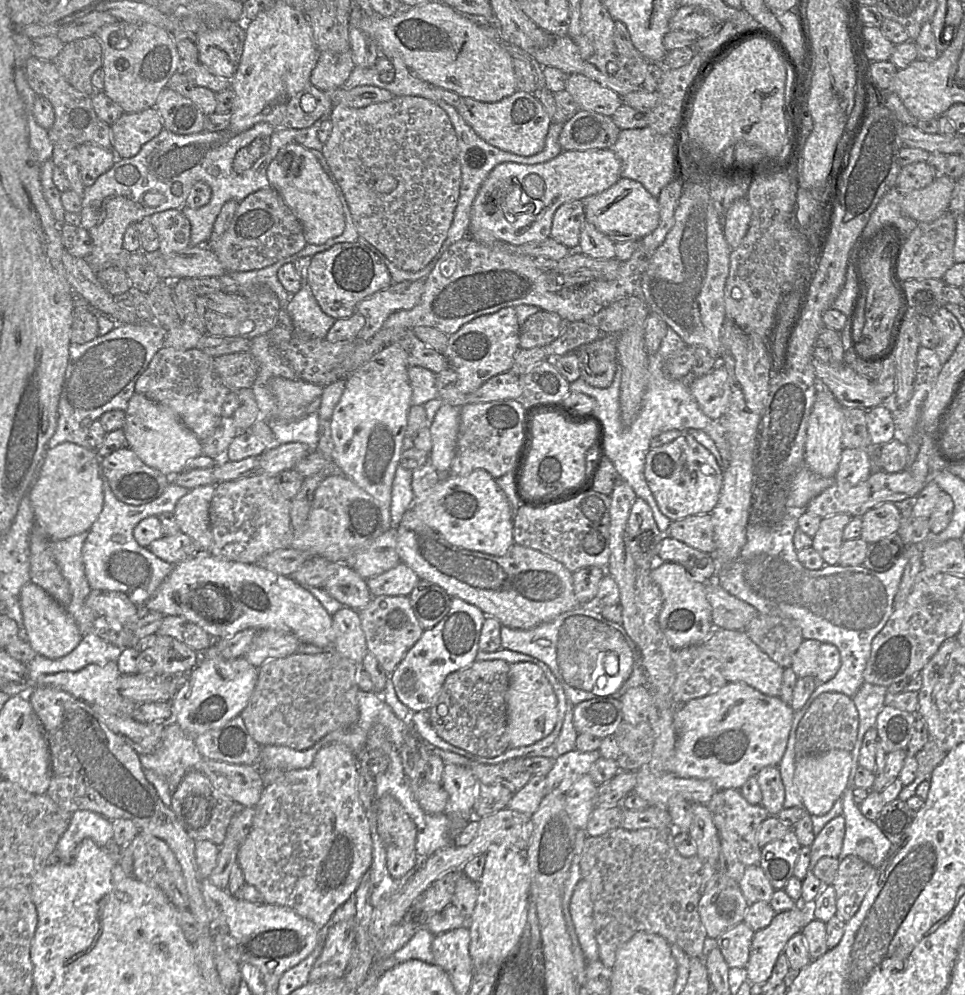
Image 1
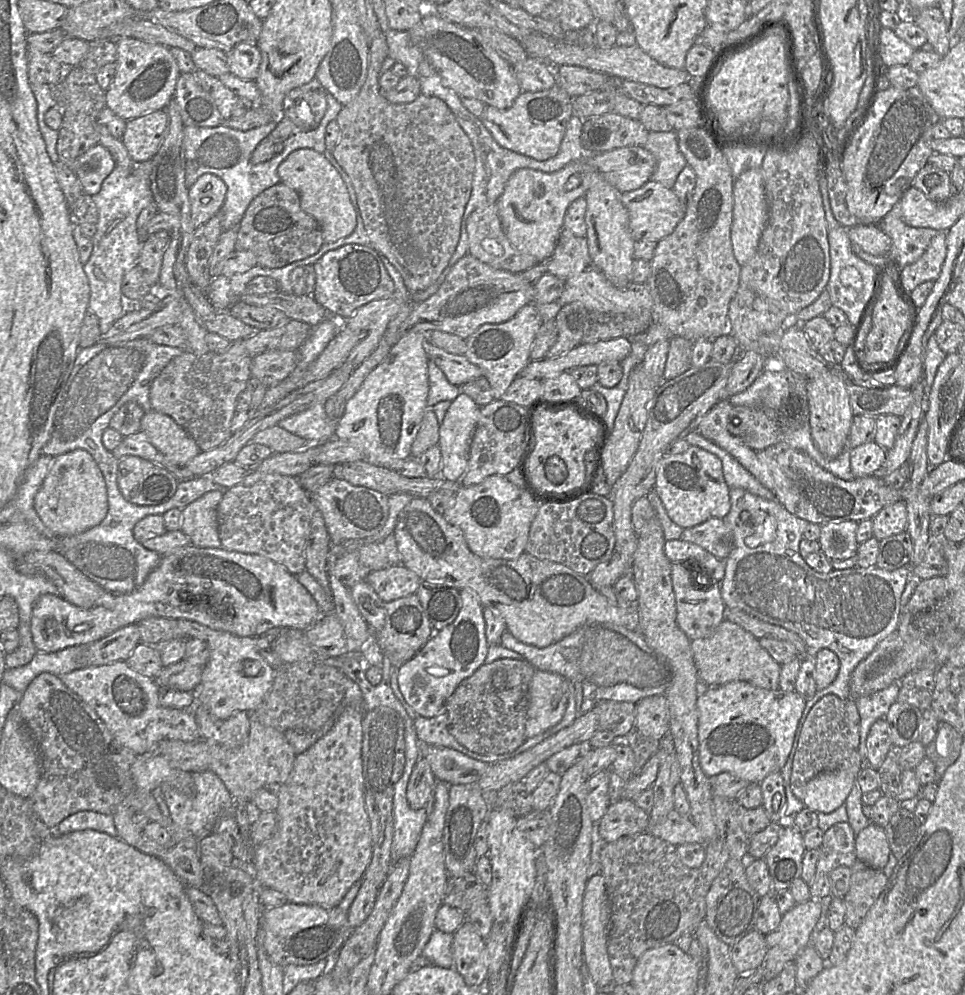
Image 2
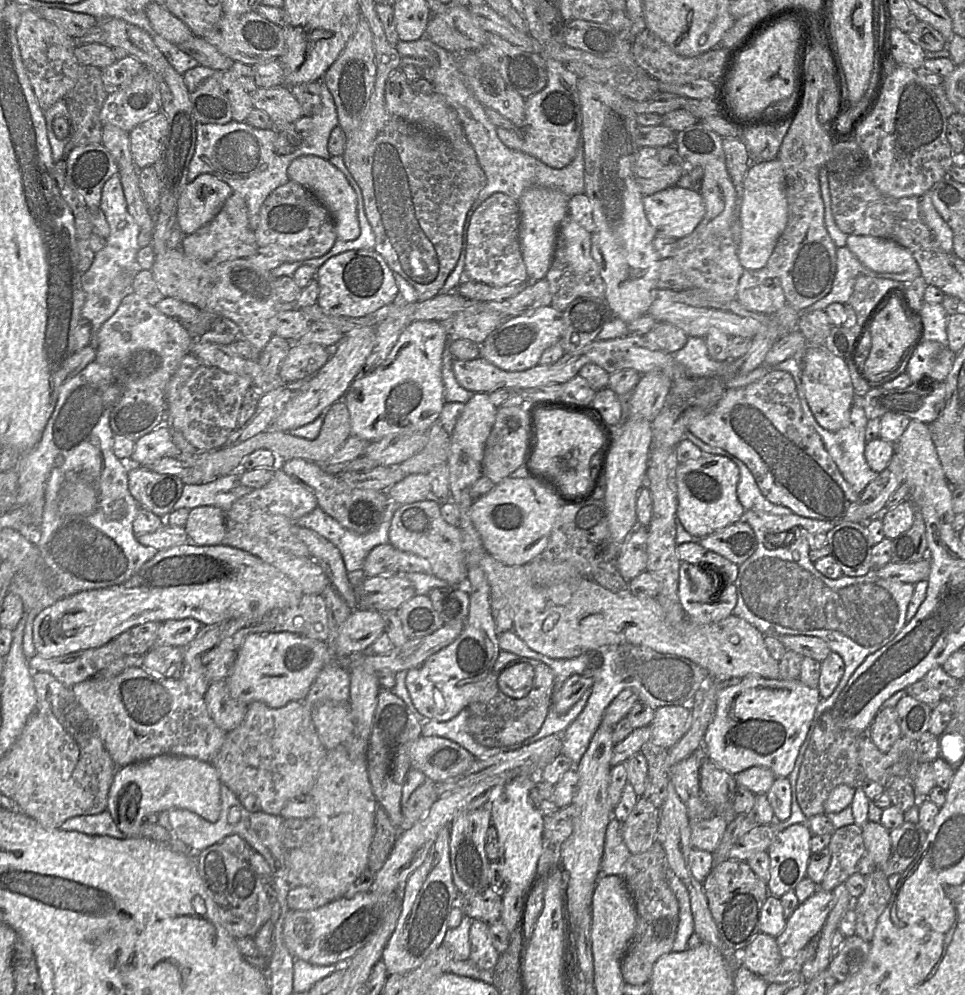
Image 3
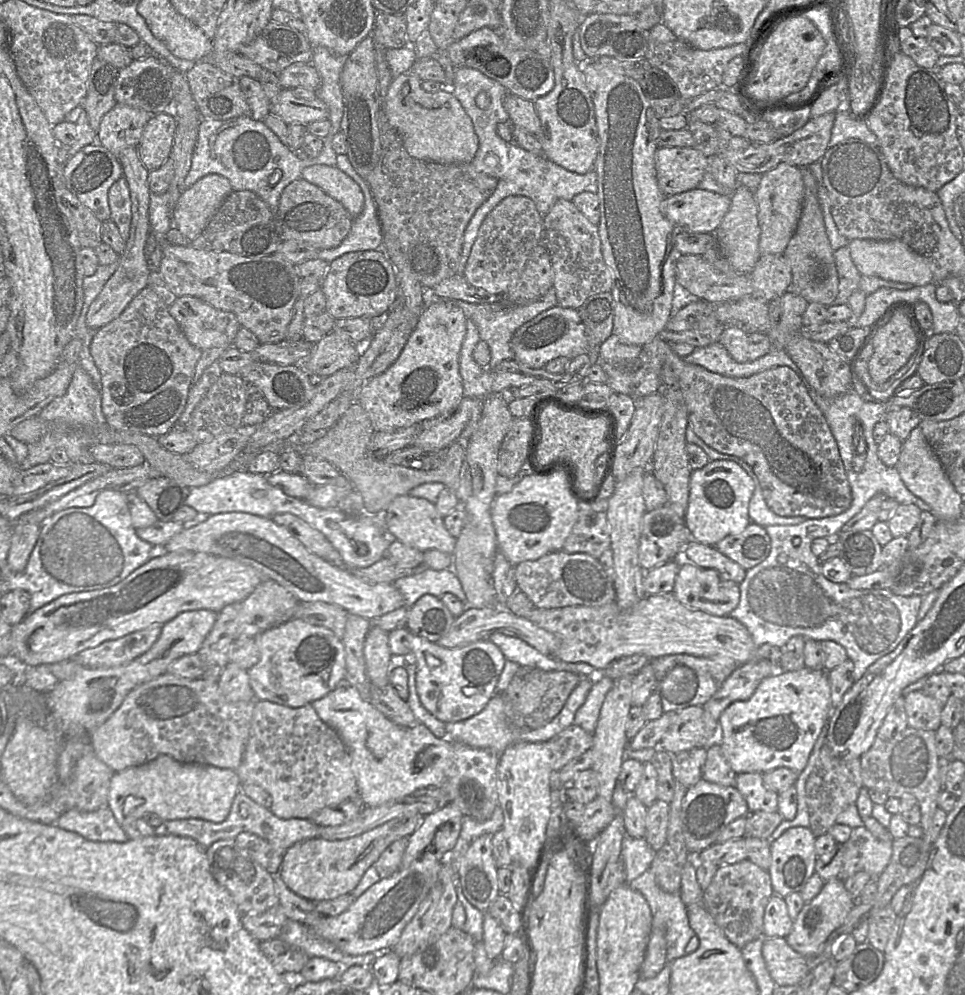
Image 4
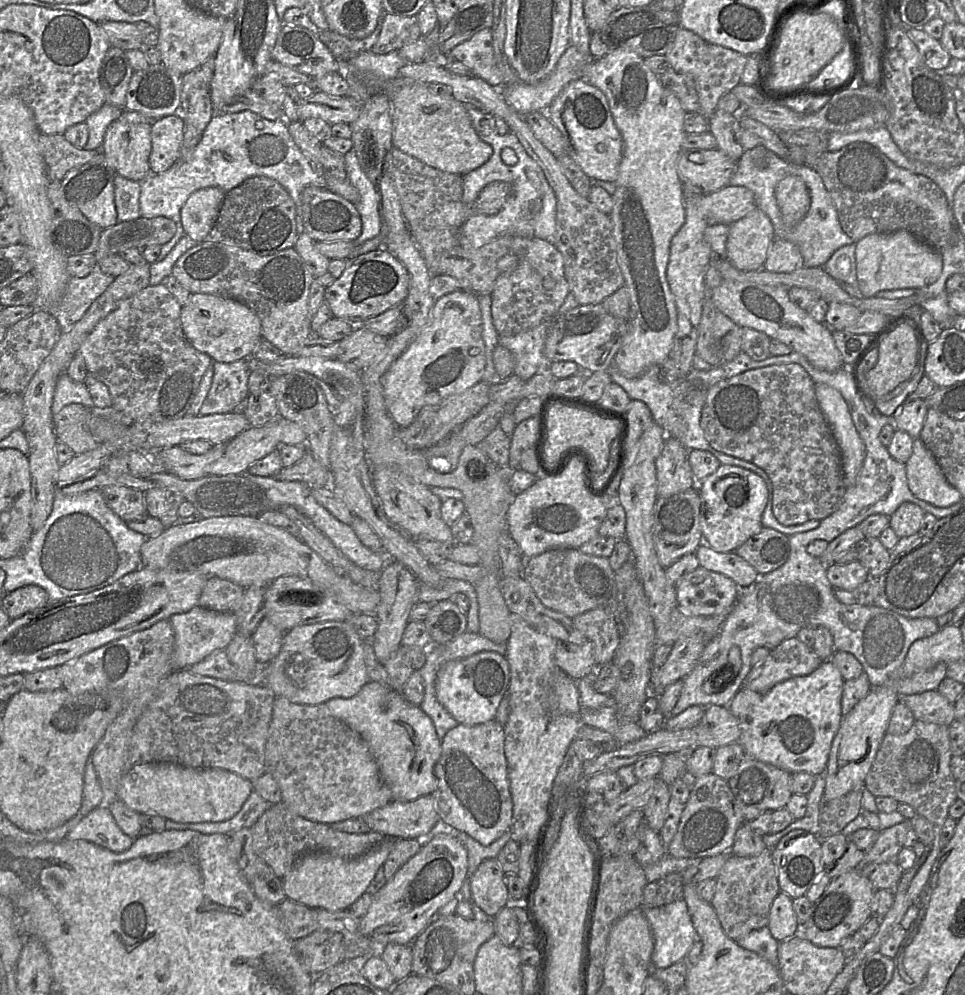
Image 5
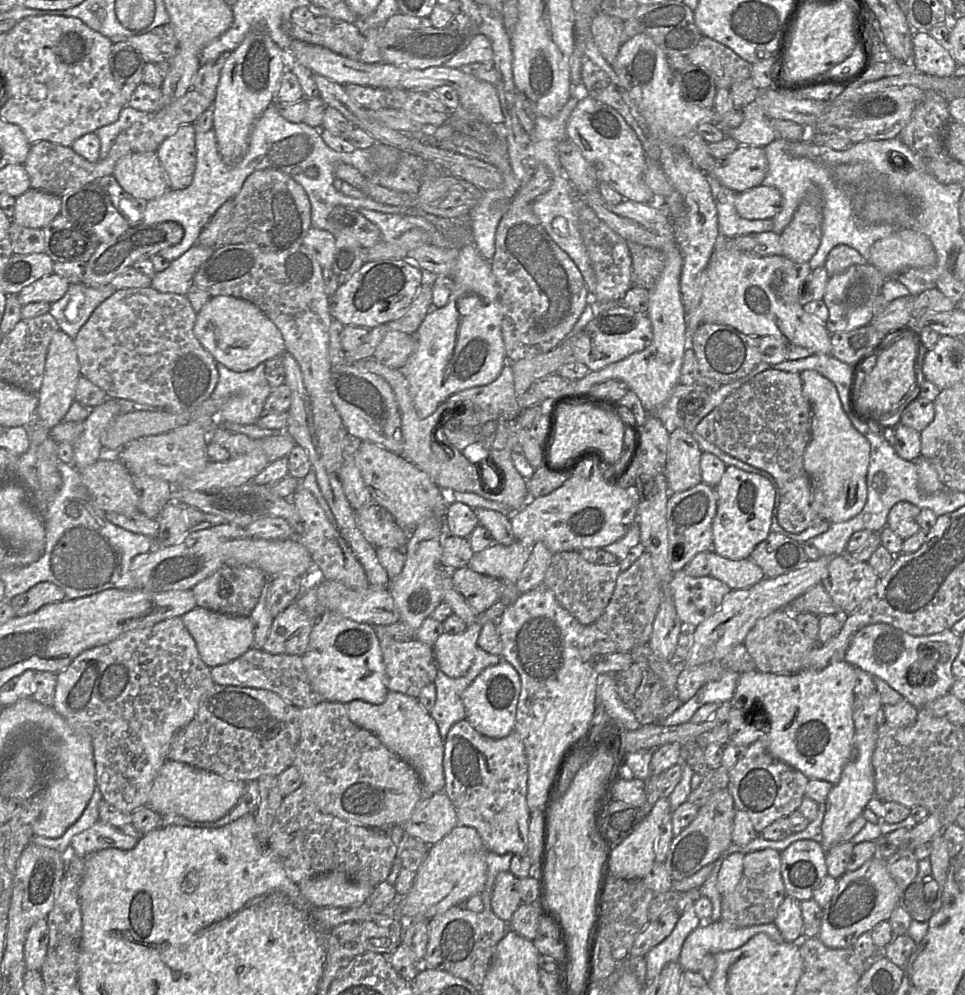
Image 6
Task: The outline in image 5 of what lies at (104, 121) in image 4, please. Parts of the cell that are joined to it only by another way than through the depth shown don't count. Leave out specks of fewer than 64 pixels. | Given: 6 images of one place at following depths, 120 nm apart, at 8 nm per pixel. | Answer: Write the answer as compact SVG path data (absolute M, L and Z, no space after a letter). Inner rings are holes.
M116 120L104 135L101 152L118 175L142 181L151 174L151 125Z

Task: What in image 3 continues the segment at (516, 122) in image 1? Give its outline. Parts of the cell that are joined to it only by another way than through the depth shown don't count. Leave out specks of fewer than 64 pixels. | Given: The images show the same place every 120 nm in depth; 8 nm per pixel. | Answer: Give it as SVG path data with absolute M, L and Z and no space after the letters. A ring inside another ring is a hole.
M550 57L544 59L546 62L548 81L540 92L525 99L524 126L515 130L506 130L497 127L496 132L499 139L508 148L531 155L551 168L561 169L572 162L578 146L582 144L582 117L577 87L579 78L573 72L567 70L565 64Z

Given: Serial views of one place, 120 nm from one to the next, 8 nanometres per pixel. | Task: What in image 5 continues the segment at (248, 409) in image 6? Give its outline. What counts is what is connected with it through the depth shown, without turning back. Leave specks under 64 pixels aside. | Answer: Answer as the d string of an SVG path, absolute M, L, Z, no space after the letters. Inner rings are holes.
M248 358L230 363L213 361L212 365L211 387L200 407L199 416L239 411L241 406L245 408L251 373Z

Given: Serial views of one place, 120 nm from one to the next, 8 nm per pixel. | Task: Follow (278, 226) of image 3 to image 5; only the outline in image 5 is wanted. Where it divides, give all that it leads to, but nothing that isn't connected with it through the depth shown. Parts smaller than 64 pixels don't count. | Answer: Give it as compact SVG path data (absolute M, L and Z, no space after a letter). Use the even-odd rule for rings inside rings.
M306 186L301 193L301 215L297 214L300 233L318 241L354 241L361 233L362 222L354 203L327 188Z

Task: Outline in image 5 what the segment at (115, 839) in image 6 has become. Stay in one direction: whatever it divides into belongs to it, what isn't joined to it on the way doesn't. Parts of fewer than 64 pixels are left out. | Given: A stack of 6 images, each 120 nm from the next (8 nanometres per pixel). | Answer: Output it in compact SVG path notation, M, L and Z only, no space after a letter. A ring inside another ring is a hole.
M103 805L82 818L65 839L89 841L116 853L128 850L134 842L117 825L108 807Z

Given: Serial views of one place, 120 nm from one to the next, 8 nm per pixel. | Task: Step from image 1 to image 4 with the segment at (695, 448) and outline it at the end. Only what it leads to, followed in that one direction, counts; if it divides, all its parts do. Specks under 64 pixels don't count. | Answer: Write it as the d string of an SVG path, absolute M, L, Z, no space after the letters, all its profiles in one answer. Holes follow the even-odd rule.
M711 460L703 468L692 470L684 515L684 522L692 539L714 547L724 537L741 533L751 522L748 506L754 487L751 477L732 461Z

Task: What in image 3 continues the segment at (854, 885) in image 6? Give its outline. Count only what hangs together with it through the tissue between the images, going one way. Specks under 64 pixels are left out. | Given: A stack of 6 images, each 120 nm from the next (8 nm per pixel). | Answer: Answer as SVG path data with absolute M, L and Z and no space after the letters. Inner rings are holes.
M818 889L787 918L784 931L776 937L783 959L795 957L819 933L828 917L831 901L831 891Z

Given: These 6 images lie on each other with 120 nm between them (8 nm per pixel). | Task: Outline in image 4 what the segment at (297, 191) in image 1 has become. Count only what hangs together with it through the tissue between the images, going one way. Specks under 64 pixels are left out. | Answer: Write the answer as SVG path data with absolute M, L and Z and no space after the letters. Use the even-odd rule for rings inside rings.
M315 164L302 170L301 178L340 202L354 218L362 211L364 196L359 185L336 166Z

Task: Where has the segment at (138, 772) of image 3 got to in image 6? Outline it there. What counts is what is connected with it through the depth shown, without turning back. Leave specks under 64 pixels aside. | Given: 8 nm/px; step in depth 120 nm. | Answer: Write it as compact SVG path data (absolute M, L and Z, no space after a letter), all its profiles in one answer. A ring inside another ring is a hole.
M167 760L154 779L147 805L160 815L174 813L193 822L214 822L224 817L240 800L246 782L227 779L186 763Z

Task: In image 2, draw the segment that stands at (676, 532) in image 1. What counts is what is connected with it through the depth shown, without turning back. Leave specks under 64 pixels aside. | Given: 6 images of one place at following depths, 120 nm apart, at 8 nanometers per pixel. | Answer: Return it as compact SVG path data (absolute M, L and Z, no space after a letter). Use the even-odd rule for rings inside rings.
M720 518L685 528L680 539L697 544L721 560L727 559L734 548L733 533Z

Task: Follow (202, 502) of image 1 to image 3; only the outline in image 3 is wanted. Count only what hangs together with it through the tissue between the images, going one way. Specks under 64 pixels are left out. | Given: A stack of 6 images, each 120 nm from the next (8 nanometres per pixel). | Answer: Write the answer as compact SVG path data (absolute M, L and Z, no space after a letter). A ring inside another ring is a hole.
M215 506L193 508L184 528L195 545L221 545L227 530L226 512Z

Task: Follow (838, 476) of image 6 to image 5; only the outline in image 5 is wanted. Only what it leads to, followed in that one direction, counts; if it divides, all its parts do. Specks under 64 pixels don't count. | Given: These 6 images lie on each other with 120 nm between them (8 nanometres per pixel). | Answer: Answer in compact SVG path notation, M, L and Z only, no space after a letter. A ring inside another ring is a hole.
M814 384L814 392L841 454L845 488L855 484L862 468L866 450L853 423L848 406L838 390L824 384Z

